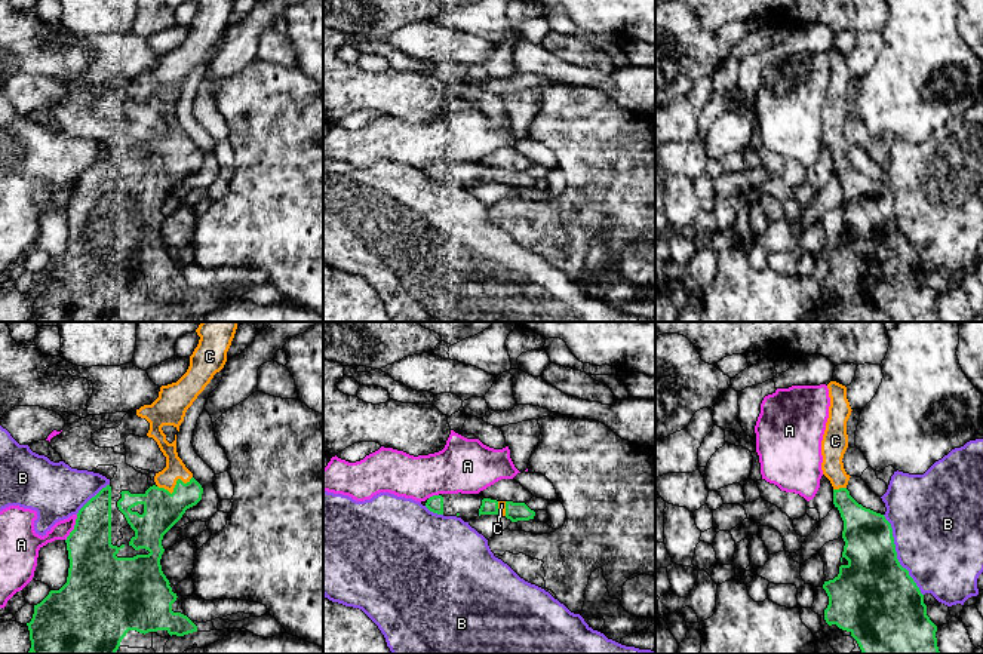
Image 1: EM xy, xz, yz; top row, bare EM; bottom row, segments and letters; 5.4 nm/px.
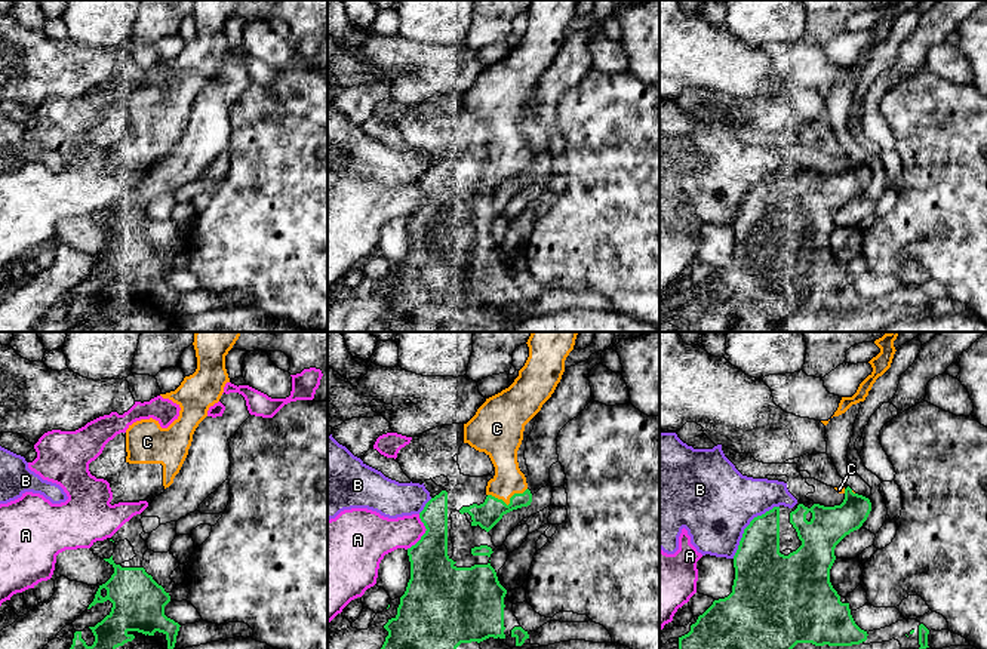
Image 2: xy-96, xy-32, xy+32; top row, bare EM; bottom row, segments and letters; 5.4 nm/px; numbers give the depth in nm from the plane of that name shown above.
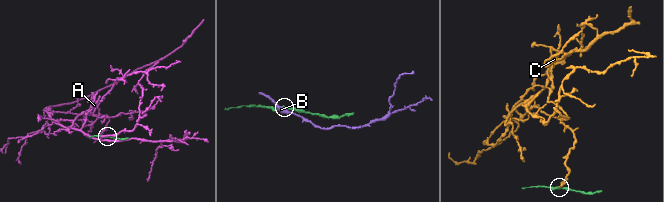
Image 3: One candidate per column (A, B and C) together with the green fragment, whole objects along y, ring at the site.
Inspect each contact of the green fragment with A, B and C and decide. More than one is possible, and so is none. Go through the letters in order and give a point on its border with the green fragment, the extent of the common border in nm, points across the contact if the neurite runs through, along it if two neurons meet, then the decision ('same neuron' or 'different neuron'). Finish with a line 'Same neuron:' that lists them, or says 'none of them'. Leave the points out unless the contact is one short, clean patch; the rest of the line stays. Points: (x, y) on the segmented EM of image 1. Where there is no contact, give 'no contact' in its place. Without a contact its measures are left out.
A: meets green in xy at (74, 528); contact 160 nm long; different neuron
B: meets green in yz at (896, 555); contact 500 nm long; different neuron
C: meets green in xy at (175, 487); contact 200 nm long; runs through xy (162, 510), (175, 487), (175, 469); same neuron
Same neuron: C

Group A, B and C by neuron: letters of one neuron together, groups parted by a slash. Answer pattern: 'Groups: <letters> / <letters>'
Groups: A / B / C

